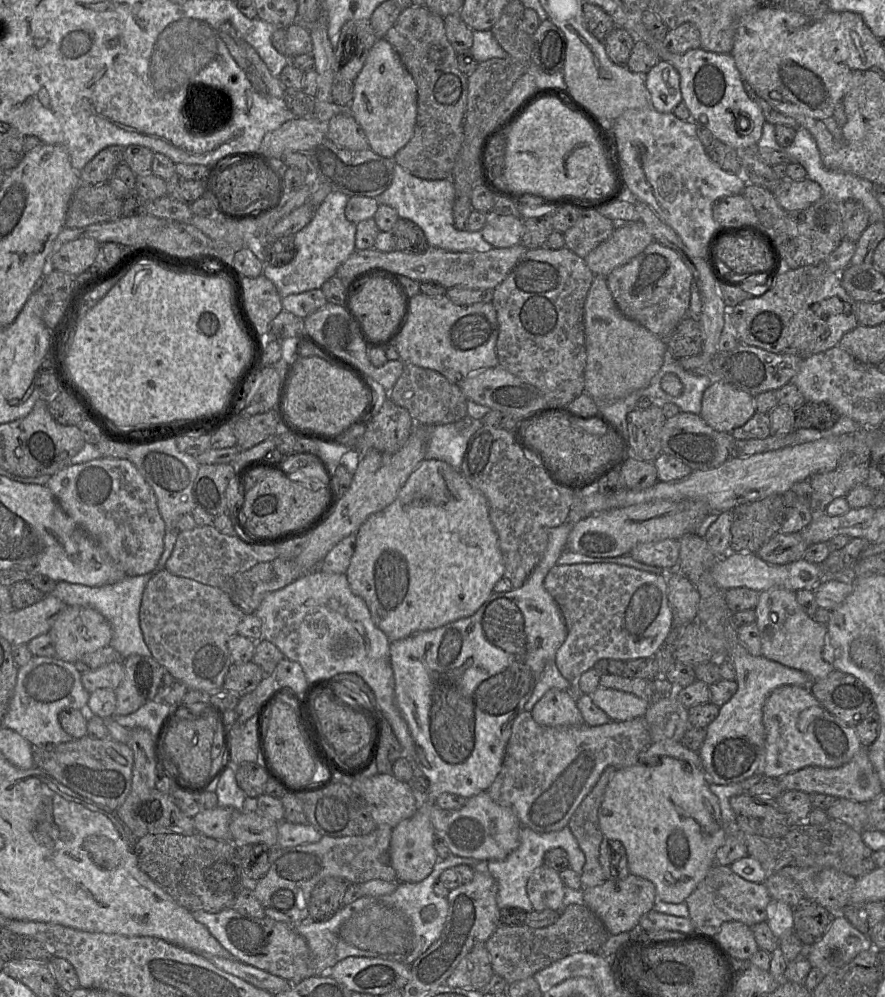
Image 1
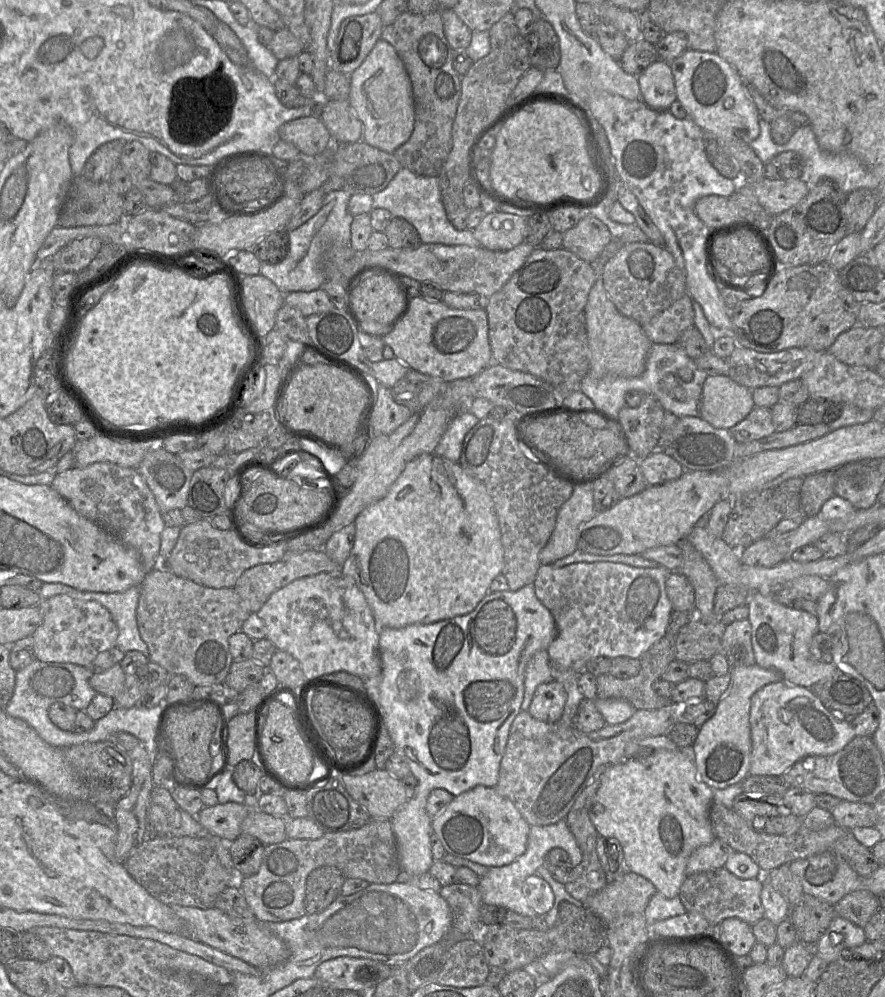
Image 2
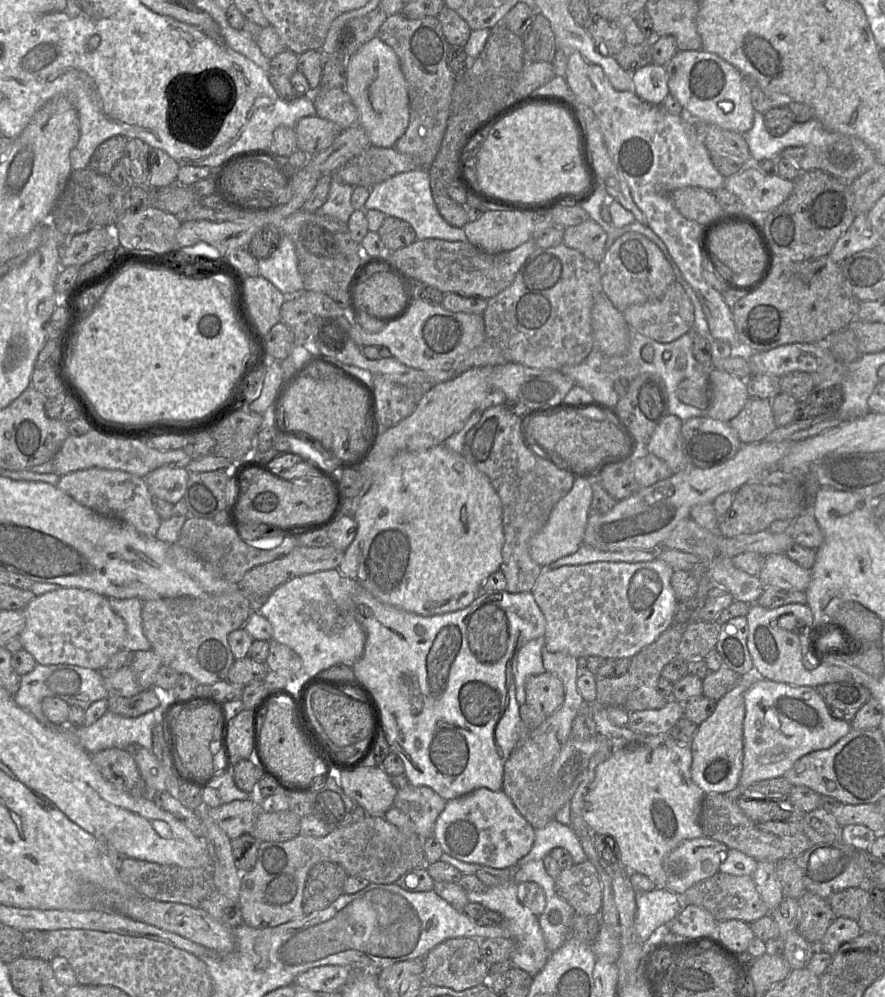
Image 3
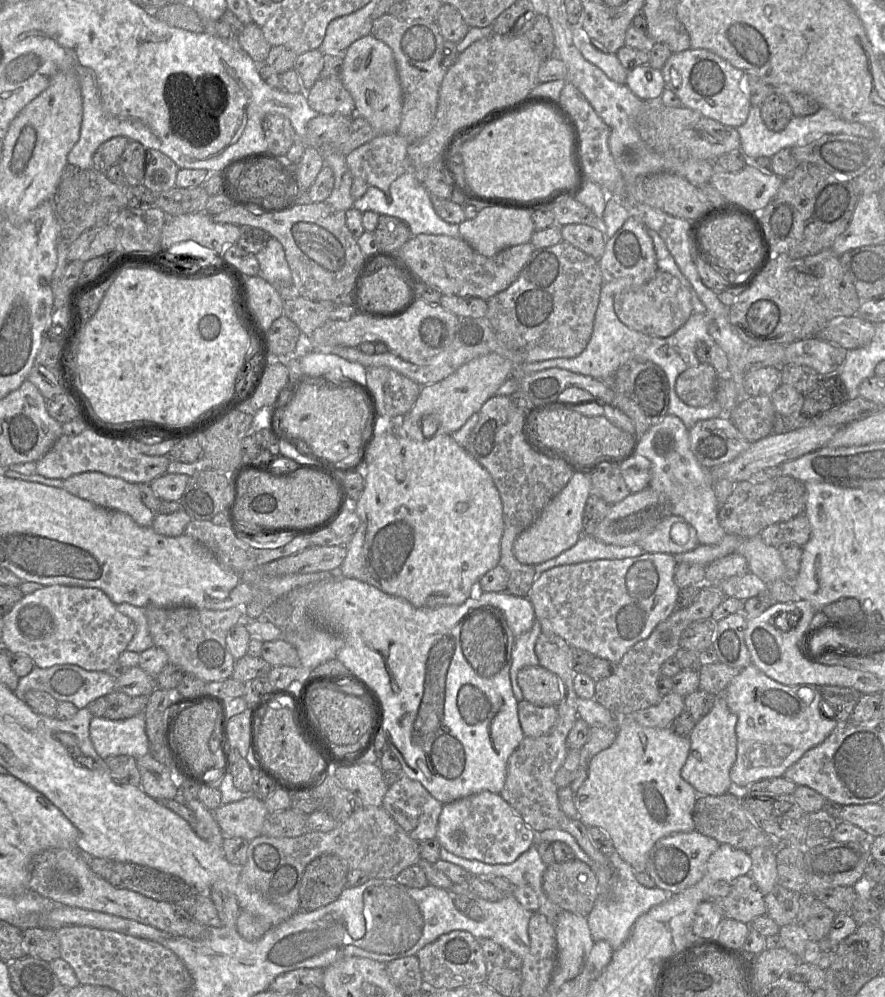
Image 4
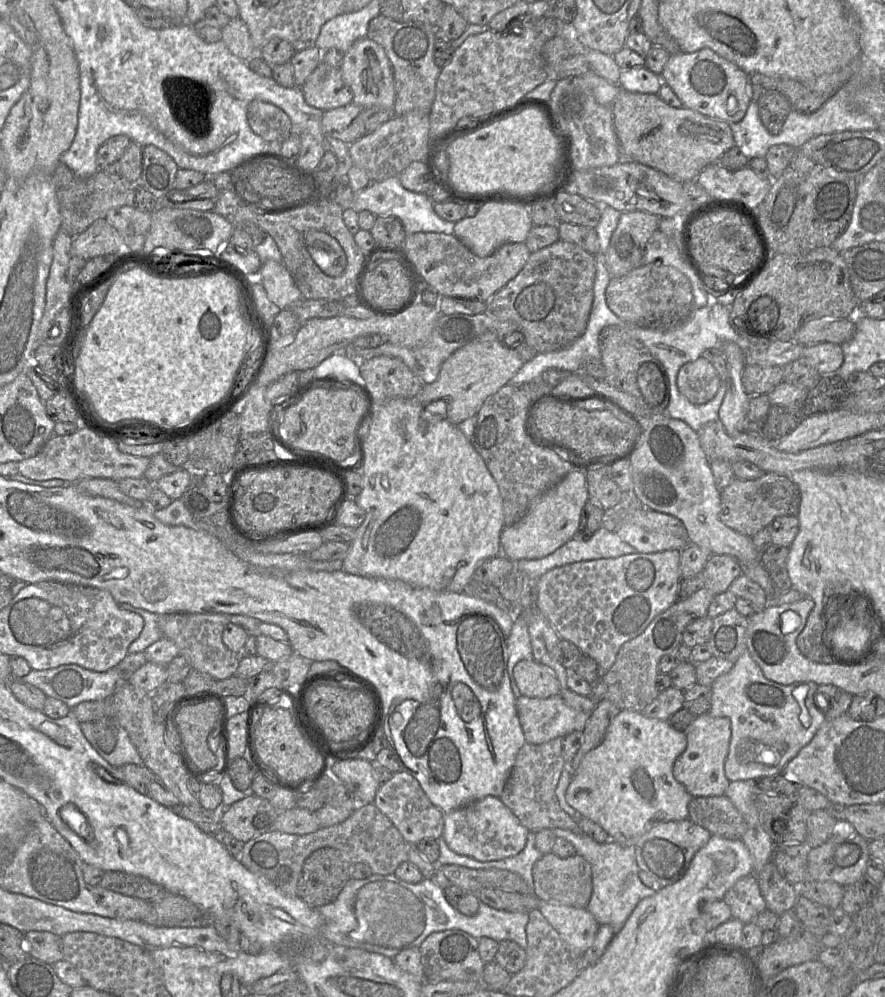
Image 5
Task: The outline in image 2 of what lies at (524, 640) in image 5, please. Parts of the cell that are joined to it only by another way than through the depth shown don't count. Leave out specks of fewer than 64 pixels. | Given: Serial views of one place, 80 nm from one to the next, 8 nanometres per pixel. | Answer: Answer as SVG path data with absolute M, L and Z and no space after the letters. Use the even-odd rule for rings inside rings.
M547 650L534 654L525 669L524 697L521 711L527 711L536 688L545 682L554 680L551 674L551 660Z

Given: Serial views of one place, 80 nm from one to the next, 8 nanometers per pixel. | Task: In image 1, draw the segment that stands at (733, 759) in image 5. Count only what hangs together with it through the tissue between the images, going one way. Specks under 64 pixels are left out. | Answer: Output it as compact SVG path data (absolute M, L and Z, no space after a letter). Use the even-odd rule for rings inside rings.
M783 685L774 689L763 705L765 760L762 774L780 778L807 766L837 768L848 763L863 747L855 728L830 714L809 691L808 686Z

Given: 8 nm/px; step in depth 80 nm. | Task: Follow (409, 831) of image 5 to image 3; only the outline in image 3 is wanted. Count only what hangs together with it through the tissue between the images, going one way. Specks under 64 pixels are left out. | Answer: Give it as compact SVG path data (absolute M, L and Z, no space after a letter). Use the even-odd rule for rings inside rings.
M412 785L398 789L393 806L405 812L415 826L415 833L422 839L433 835L434 826L447 800L432 788Z

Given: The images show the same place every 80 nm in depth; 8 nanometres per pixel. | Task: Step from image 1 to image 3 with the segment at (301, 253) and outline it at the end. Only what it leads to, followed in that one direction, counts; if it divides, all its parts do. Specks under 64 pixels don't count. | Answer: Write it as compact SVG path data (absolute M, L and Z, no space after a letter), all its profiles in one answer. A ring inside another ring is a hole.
M337 171L331 175L331 184L327 201L318 210L321 214L348 223L349 217L354 211L351 204L351 196L354 186L343 183ZM282 236L277 250L266 259L258 260L259 274L272 283L286 297L304 291L298 269L298 258L293 241Z

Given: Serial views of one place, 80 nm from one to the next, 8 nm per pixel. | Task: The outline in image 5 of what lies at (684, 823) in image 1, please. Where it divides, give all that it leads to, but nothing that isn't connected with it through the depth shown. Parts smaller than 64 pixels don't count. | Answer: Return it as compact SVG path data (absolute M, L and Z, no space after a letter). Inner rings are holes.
M621 710L610 722L602 742L594 749L589 751L581 760L579 766L573 773L570 783L565 793L565 799L569 806L575 809L577 816L586 817L598 824L608 834L610 840L619 843L625 847L633 847L638 839L650 830L655 824L666 821L686 820L688 819L688 806L692 796L685 787L677 782L673 776L673 764L676 758L683 753L687 746L686 735L672 728L668 721L648 718L641 712Z

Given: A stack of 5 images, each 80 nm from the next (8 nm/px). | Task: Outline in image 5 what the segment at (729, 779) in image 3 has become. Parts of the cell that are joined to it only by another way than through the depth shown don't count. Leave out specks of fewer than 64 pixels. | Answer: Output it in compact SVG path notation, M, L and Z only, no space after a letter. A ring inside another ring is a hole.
M709 713L697 716L685 731L687 746L673 764L673 776L694 797L724 796L730 784L725 775L725 761L731 740L731 721L712 717Z

